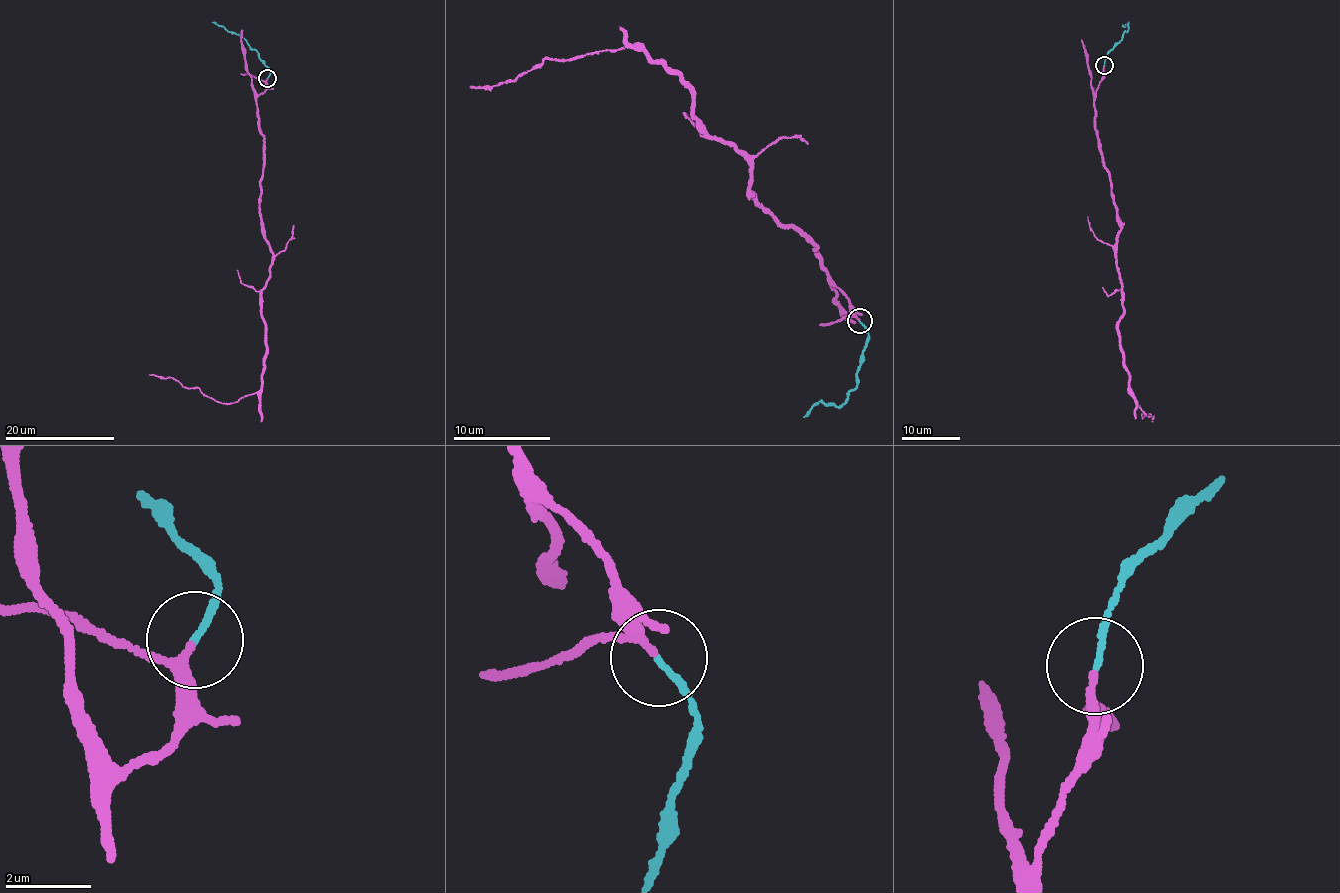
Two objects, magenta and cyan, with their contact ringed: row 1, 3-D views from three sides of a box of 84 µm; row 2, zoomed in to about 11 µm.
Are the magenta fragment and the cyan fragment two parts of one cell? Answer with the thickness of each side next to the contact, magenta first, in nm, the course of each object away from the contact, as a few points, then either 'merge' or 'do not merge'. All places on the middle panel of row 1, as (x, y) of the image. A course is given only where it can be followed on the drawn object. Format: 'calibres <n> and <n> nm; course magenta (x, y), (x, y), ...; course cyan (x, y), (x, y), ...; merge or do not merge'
calibres 150 and 130 nm; course magenta (860, 319), (809, 234), (757, 201), (751, 168), (732, 141), (709, 136), (661, 58), (632, 45), (469, 88); course cyan (860, 320), (870, 338), (858, 373), (859, 380), (848, 394), (849, 399), (838, 406), (819, 402), (803, 416); merge

